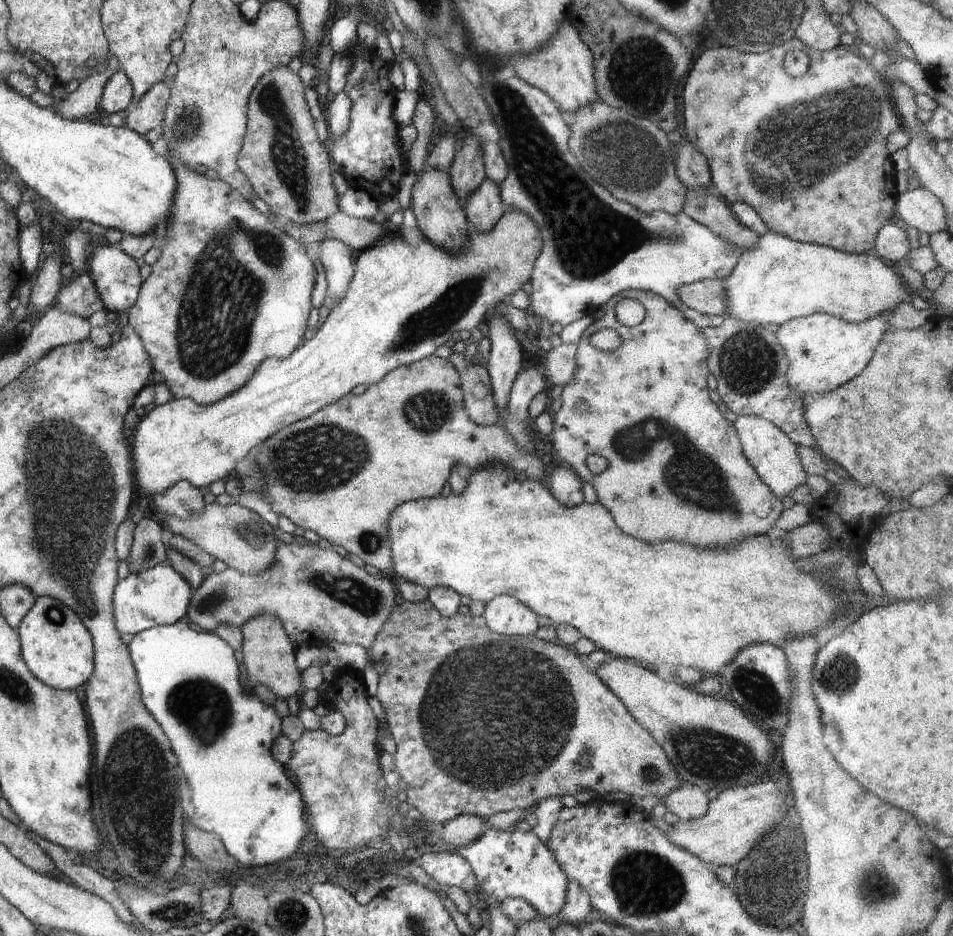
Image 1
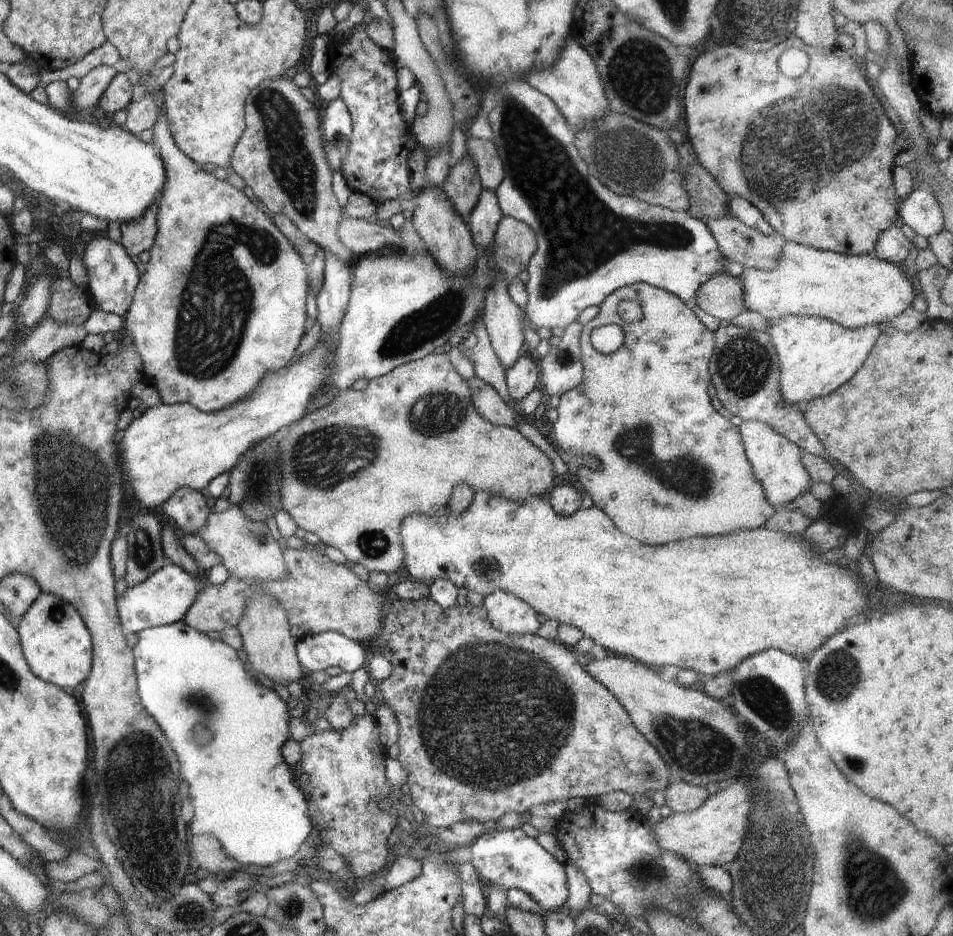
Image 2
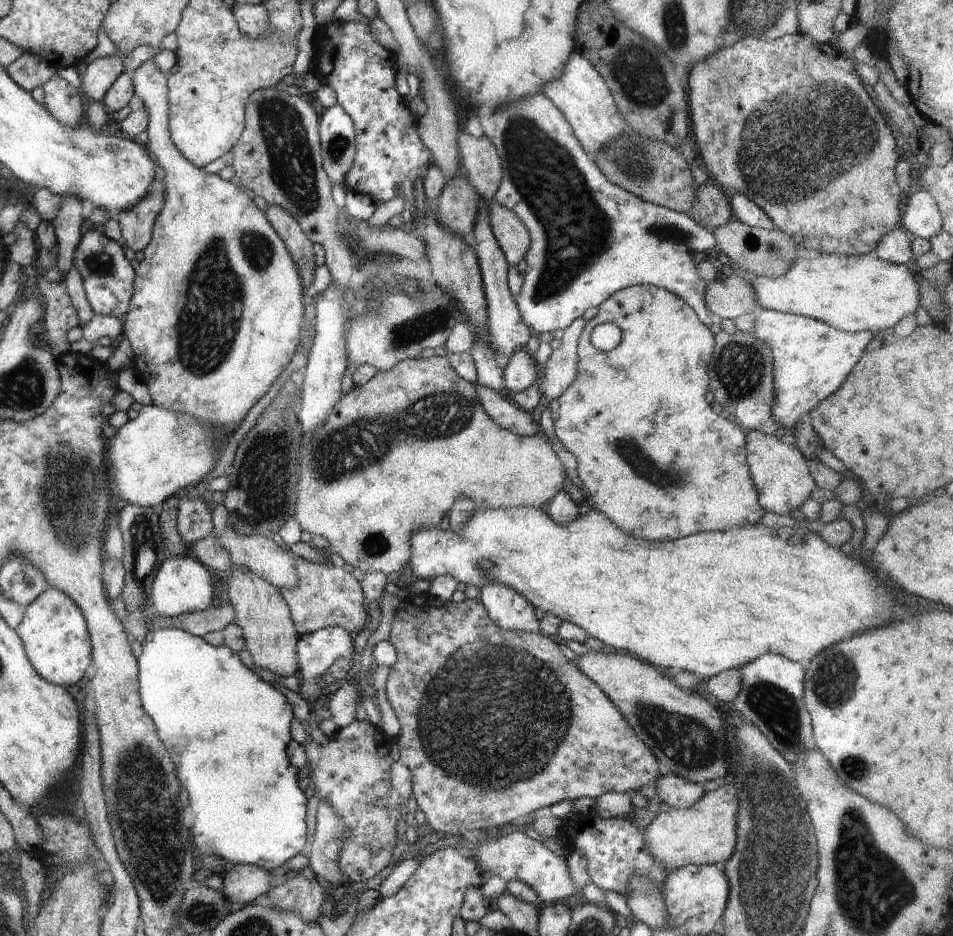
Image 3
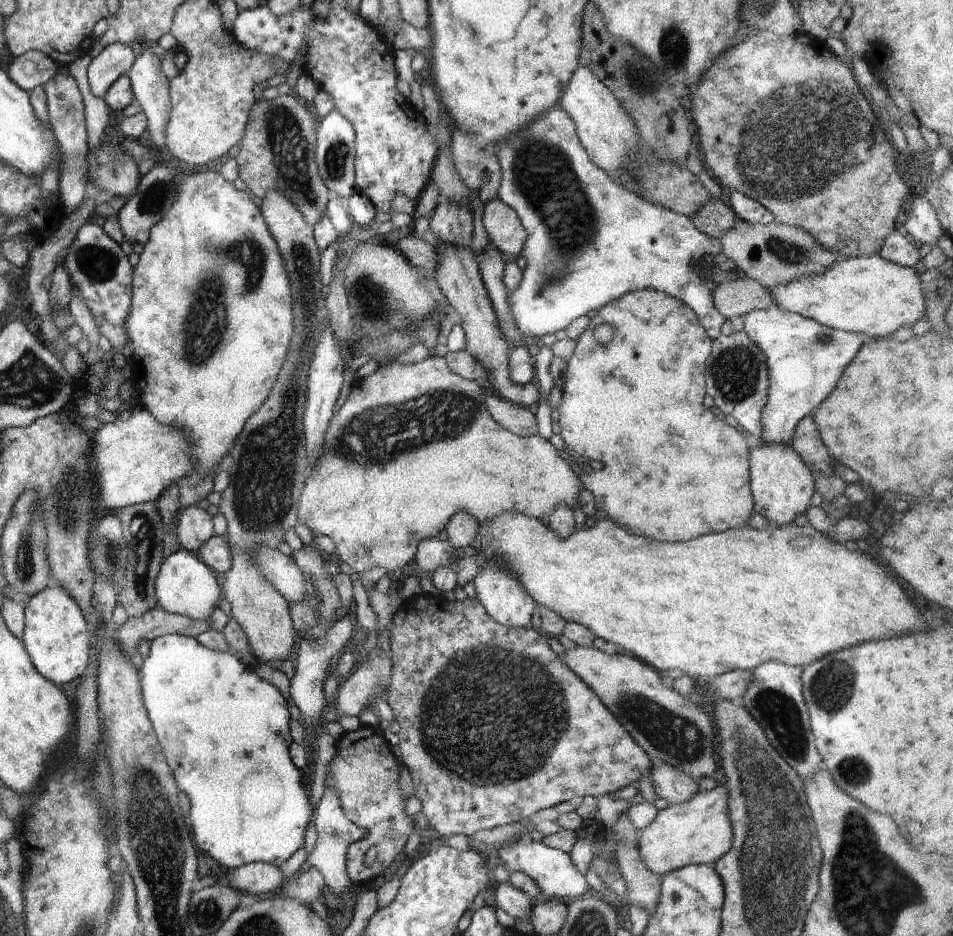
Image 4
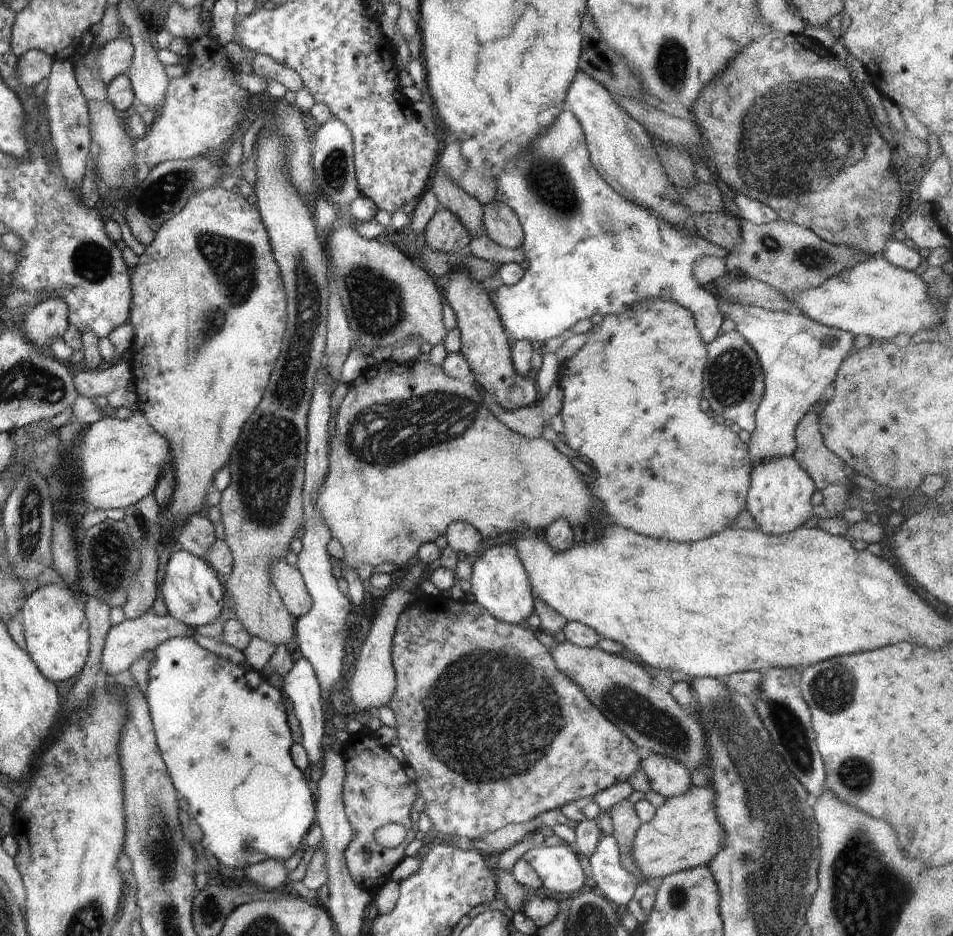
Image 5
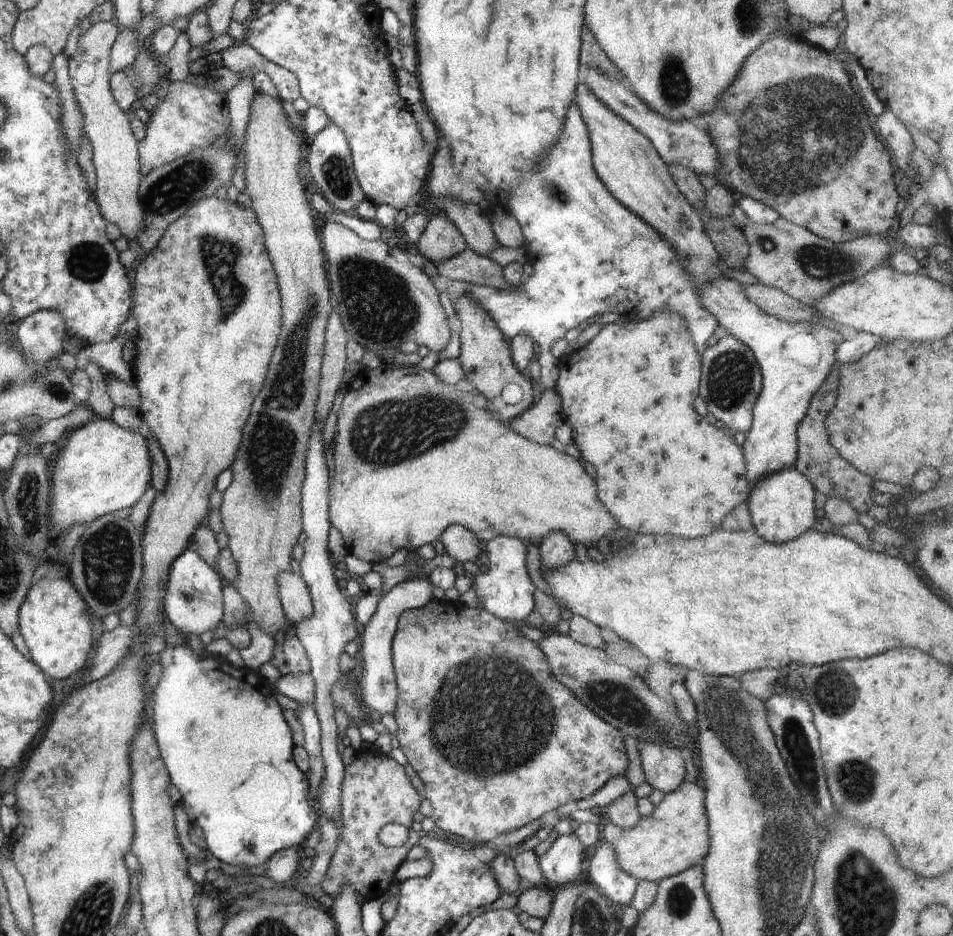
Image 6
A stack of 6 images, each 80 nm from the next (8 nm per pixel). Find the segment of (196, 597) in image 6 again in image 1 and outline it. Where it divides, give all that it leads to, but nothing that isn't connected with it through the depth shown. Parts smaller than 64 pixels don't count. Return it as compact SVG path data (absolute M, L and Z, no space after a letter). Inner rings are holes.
M158 565L117 582L113 594L113 613L120 634L136 634L158 625L171 625L187 613L193 588L172 566Z

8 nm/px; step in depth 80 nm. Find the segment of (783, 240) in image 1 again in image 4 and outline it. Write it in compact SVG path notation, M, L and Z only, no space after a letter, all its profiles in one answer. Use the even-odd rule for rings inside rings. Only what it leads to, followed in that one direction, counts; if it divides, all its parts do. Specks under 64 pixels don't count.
M879 255L837 259L828 270L814 276L800 276L788 284L770 288L776 307L796 313L829 328L848 333L861 333L868 338L891 337L902 326L913 326L925 316L920 278L912 267L899 266Z

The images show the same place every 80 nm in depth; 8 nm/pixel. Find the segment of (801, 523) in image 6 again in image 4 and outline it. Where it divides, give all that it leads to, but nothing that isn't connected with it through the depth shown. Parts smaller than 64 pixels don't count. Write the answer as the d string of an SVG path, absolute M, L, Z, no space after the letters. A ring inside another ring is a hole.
M751 440L749 476L754 513L764 516L773 526L792 524L796 516L805 514L816 490L813 473L790 445Z

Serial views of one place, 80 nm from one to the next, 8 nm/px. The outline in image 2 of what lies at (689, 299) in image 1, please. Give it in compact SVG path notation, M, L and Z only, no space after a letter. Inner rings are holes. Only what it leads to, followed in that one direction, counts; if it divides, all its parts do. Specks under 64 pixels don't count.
M726 273L712 275L697 290L696 300L702 310L719 321L731 321L747 310L740 278Z

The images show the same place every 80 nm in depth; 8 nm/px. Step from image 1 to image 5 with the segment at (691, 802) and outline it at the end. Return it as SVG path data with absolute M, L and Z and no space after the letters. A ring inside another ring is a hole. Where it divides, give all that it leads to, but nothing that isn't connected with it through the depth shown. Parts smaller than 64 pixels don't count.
M644 753L641 769L646 772L652 791L666 800L682 796L694 786L691 774L684 764L660 754Z

